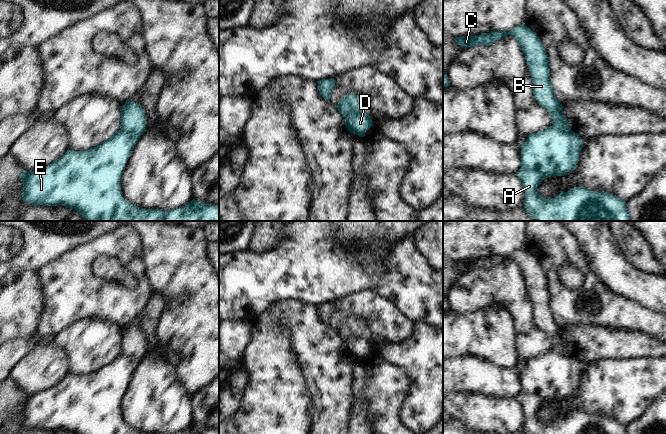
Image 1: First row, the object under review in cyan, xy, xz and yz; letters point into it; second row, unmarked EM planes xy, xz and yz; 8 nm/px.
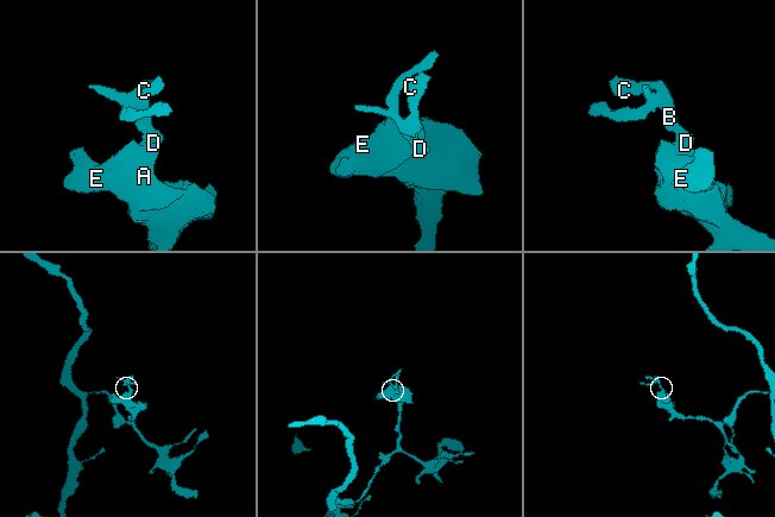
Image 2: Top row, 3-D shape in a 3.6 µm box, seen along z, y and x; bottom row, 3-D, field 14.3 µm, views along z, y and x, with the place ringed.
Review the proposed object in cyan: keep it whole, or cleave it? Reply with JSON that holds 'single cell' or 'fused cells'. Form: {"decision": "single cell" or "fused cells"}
{"decision": "fused cells"}

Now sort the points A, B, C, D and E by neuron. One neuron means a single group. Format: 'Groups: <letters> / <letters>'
Groups: A E / B C D

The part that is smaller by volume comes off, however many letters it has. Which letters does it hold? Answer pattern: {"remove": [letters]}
{"remove": ["B", "C", "D"]}

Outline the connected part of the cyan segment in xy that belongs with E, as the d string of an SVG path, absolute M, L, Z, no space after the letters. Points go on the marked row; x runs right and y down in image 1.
M119 130L96 147L86 151L68 149L64 155L46 167L31 172L24 170L20 176L23 182L22 200L32 205L64 205L70 207L82 215L84 221L219 221L219 206L202 203L194 199L179 209L161 211L159 209L141 209L123 198L121 176L139 138L138 135Z

